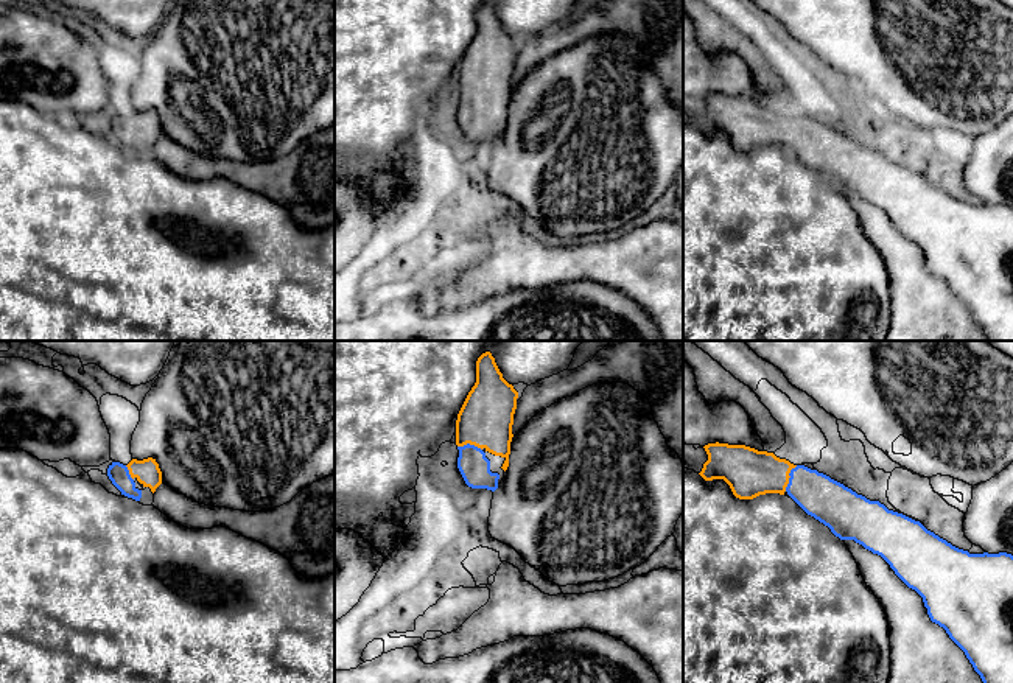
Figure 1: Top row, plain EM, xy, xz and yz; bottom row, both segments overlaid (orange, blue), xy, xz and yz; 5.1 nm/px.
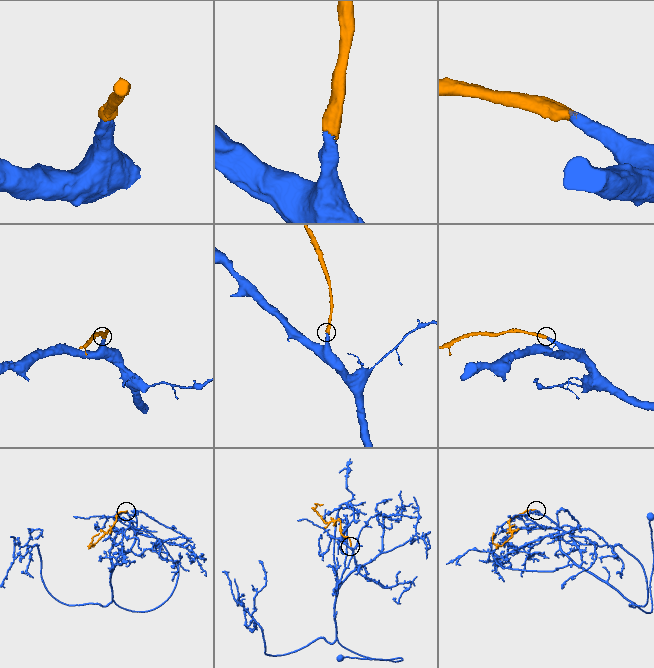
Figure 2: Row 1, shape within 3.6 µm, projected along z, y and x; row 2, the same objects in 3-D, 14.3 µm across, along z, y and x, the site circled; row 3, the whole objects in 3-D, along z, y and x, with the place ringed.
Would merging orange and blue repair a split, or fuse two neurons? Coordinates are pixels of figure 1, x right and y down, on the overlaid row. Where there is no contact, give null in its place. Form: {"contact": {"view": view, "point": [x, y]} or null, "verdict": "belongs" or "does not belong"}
{"contact": {"view": "yz", "point": [789, 476]}, "verdict": "belongs"}

